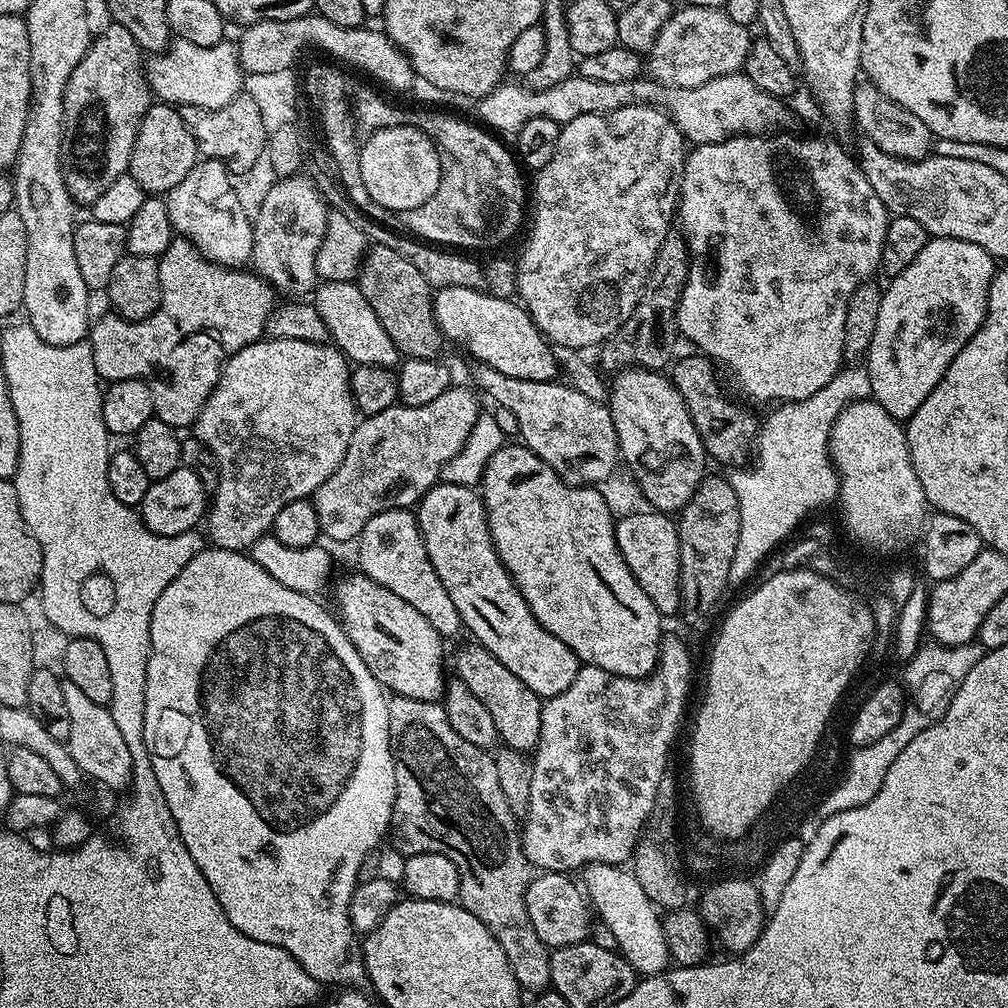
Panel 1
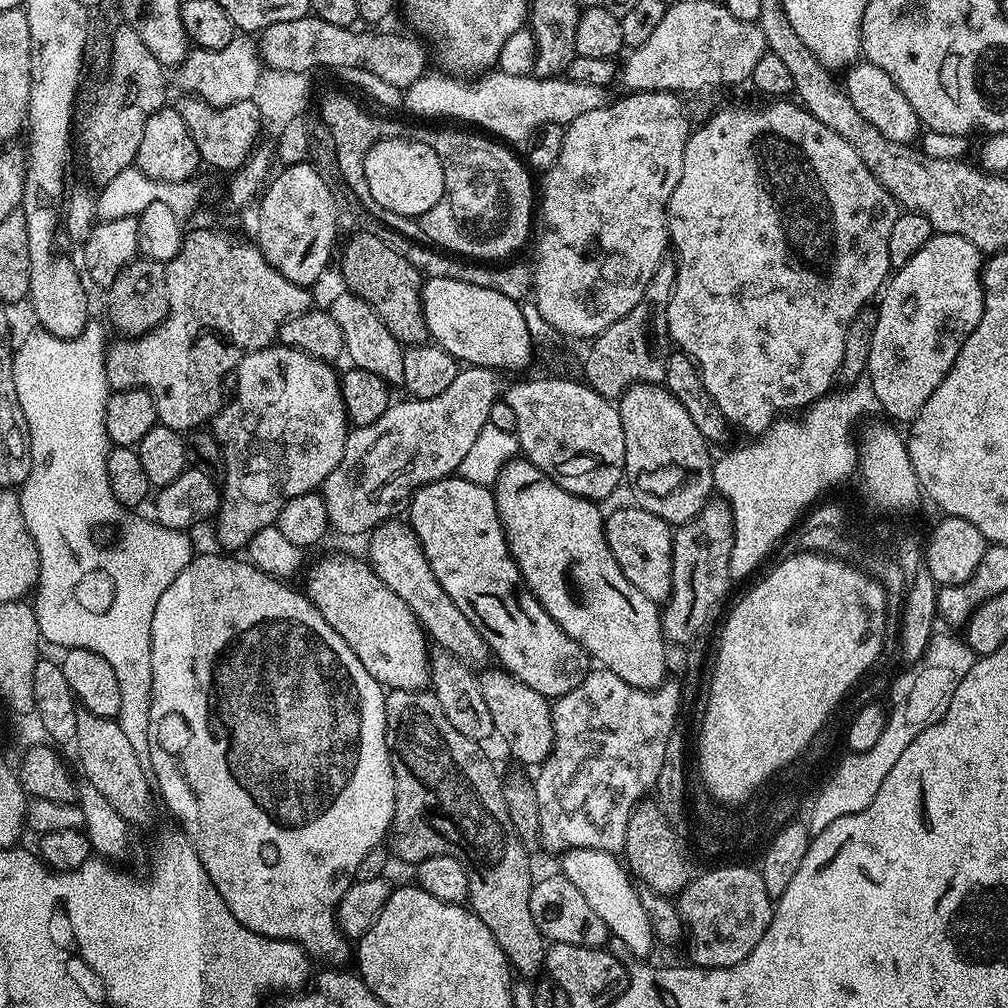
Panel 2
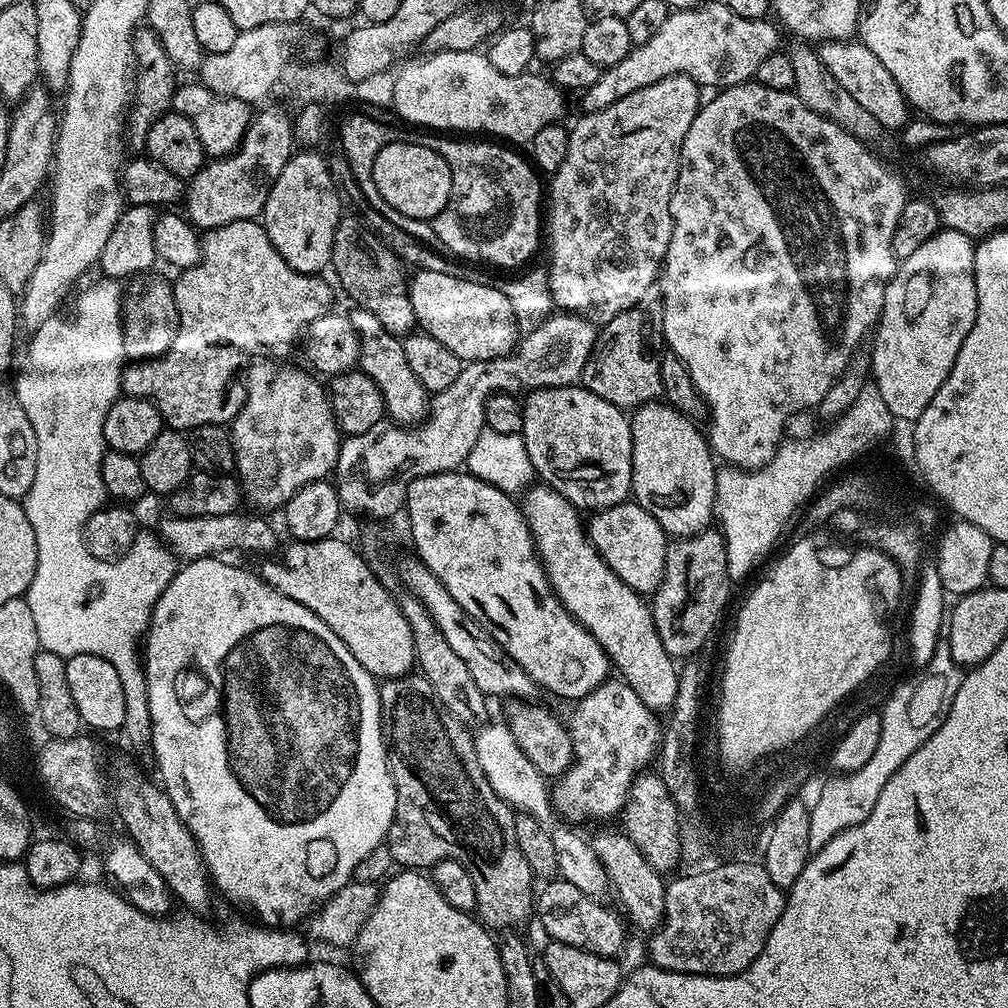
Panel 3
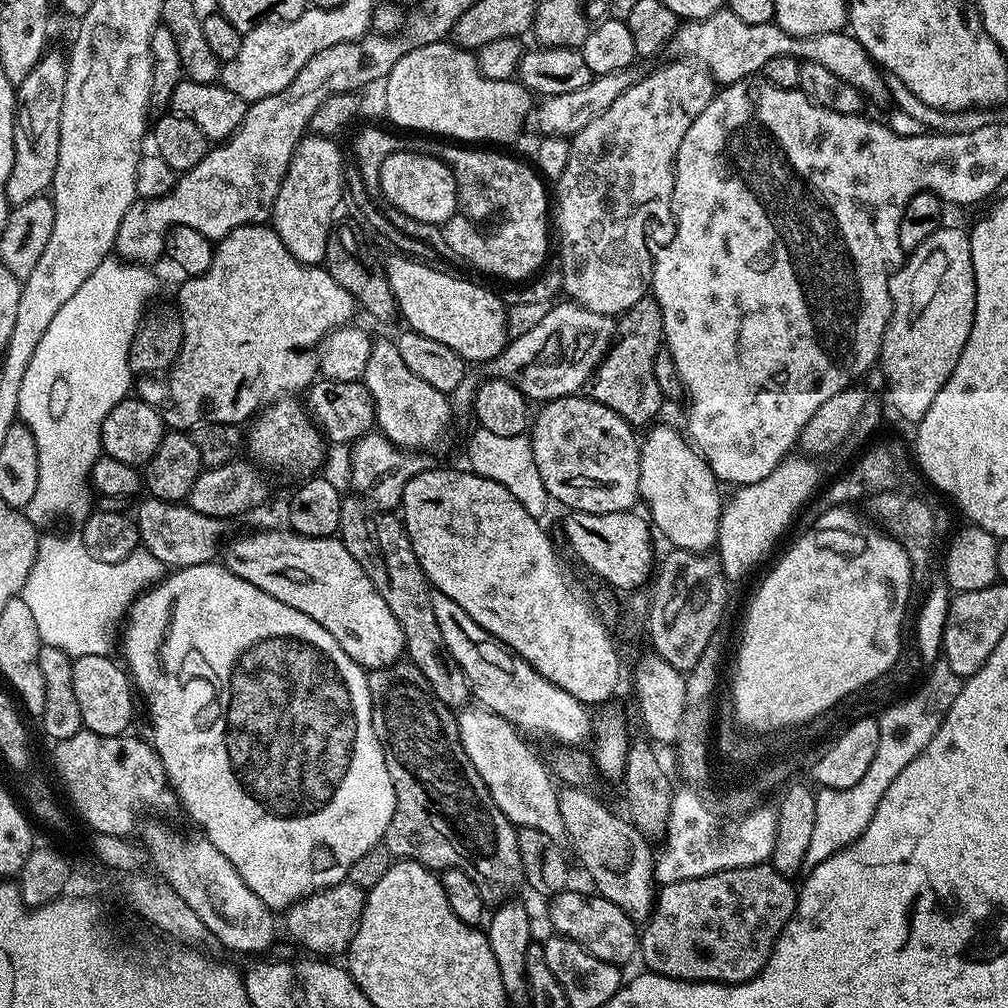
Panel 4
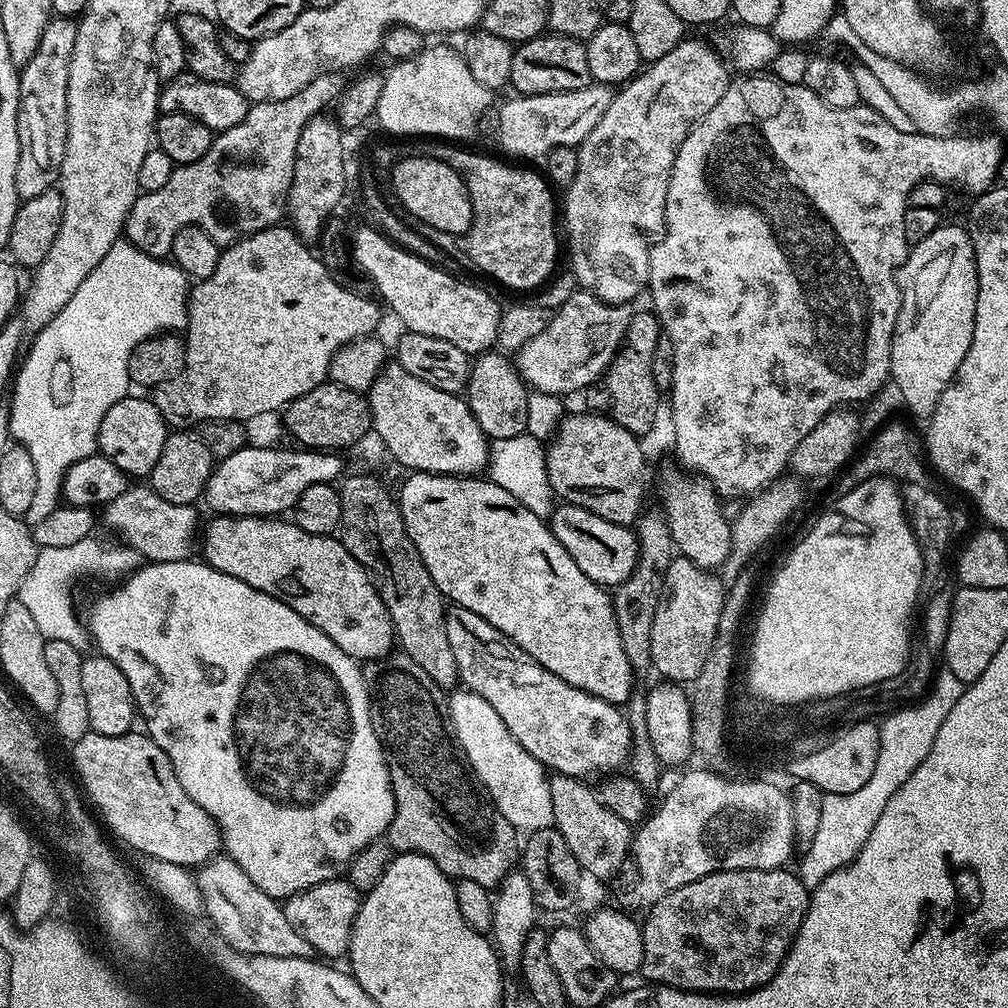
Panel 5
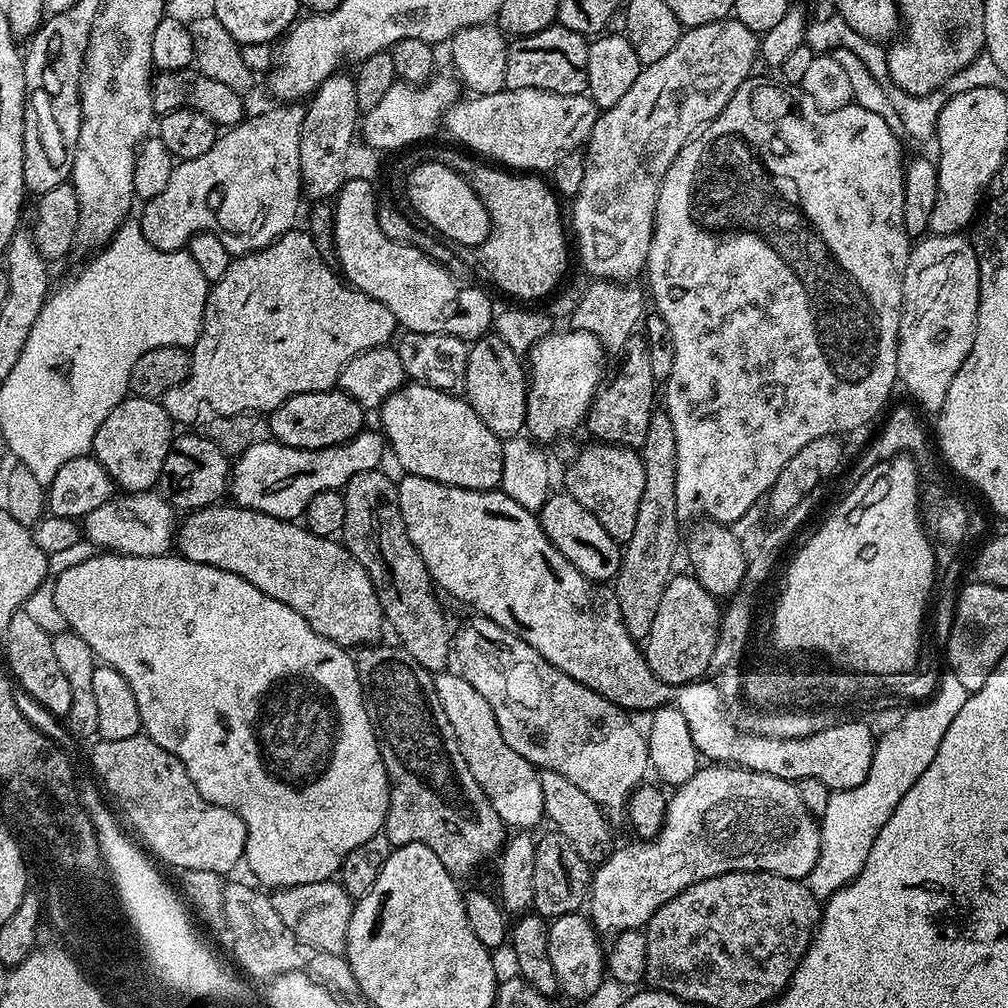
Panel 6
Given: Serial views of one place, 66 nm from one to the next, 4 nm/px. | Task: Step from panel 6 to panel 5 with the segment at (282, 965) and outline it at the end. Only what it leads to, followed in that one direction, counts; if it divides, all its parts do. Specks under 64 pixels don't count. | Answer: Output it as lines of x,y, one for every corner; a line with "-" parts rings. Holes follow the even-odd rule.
213,858
195,873
198,886
202,890
204,912
212,921
221,938
230,942
234,950
244,956
273,956
274,958
294,958
305,955
306,945
284,913
284,905
270,894
258,890
254,882
230,858

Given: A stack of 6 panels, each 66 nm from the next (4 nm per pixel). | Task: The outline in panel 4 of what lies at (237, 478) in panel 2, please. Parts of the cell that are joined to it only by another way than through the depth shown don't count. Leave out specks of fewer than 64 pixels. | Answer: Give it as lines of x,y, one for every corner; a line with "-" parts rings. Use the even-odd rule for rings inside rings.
299,399
277,400
275,404
270,404
263,409
251,425
252,433
249,436
247,433
246,448
247,451
248,448
252,451
251,459
257,465
265,464
265,466
260,465
265,469
273,468
276,472
284,471
292,476
308,478
319,469
316,467
324,460
326,441
324,433
317,428
312,417
308,415
307,407
296,400

